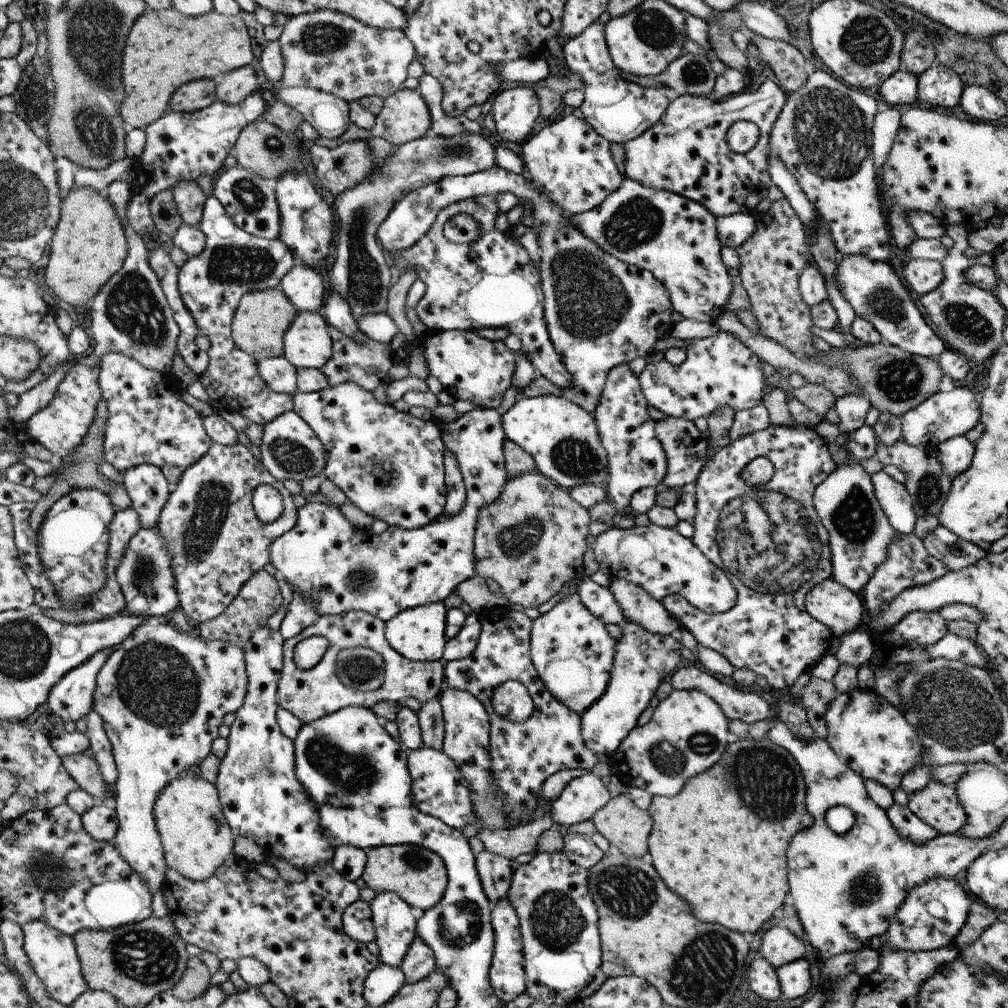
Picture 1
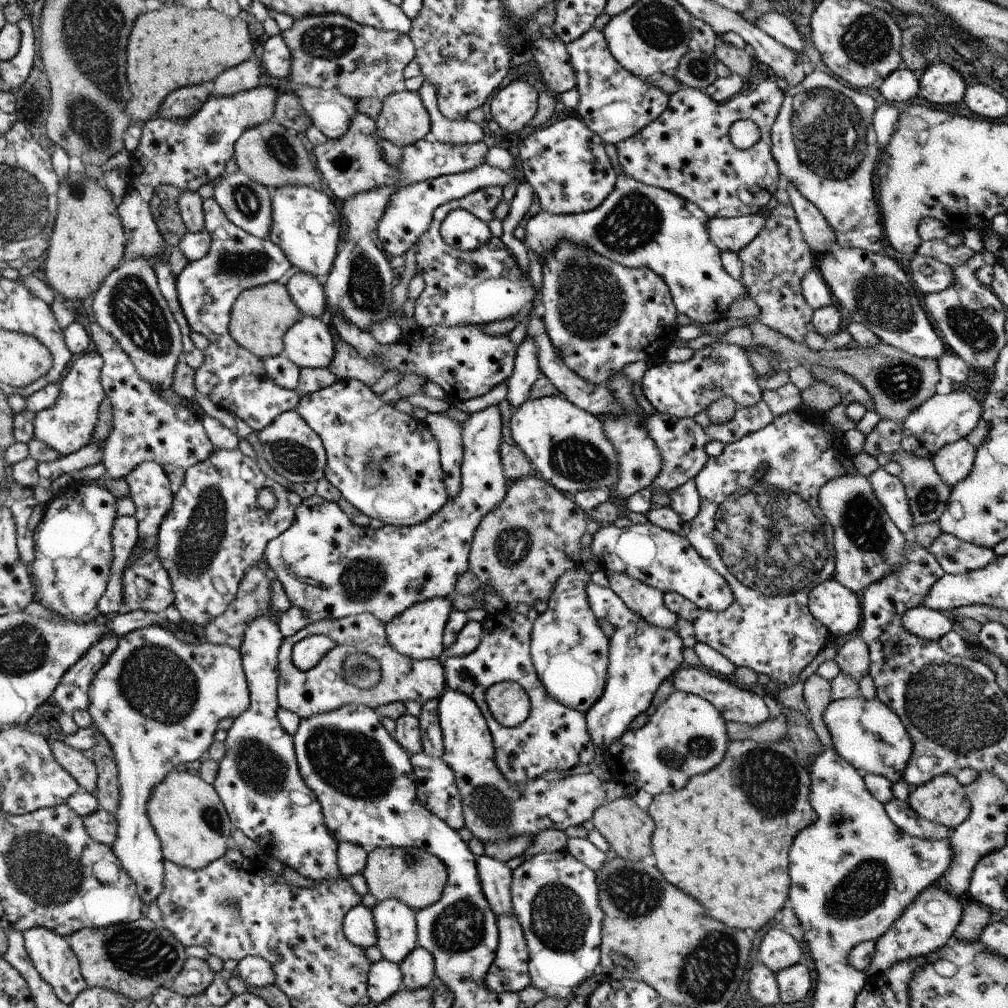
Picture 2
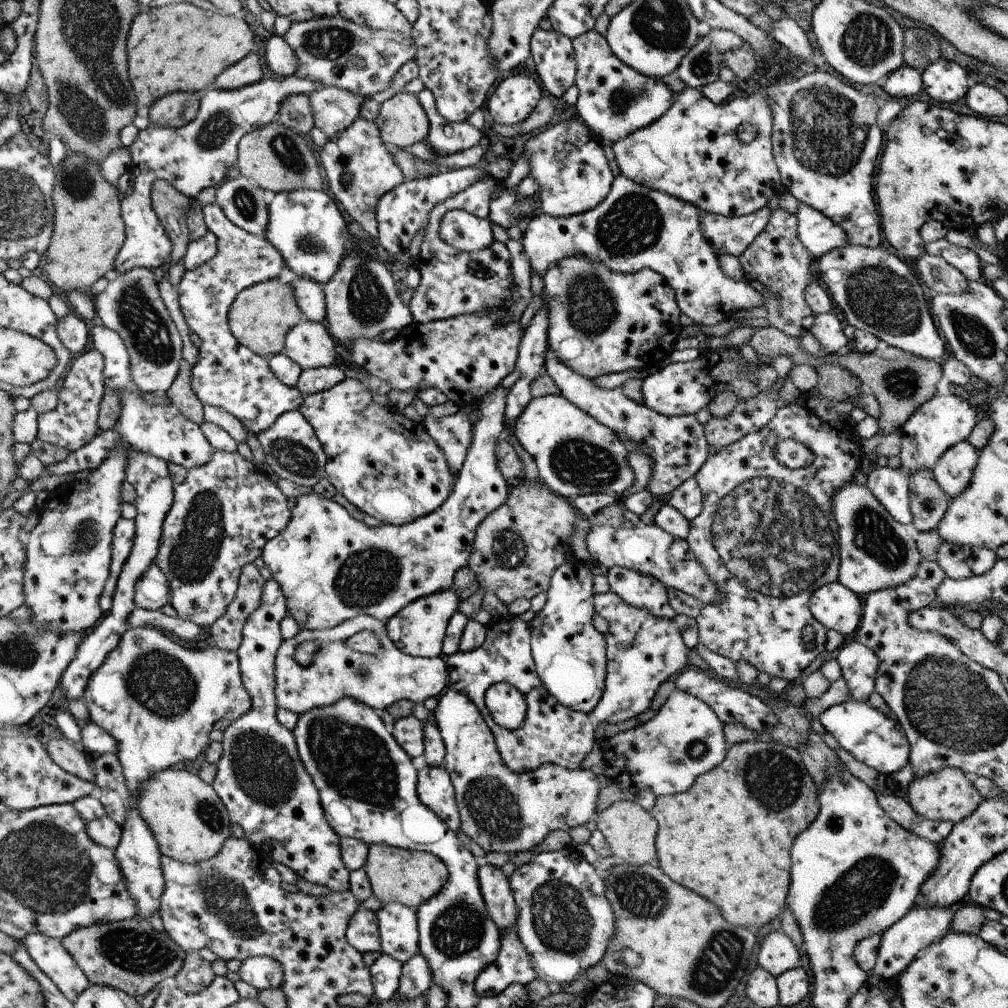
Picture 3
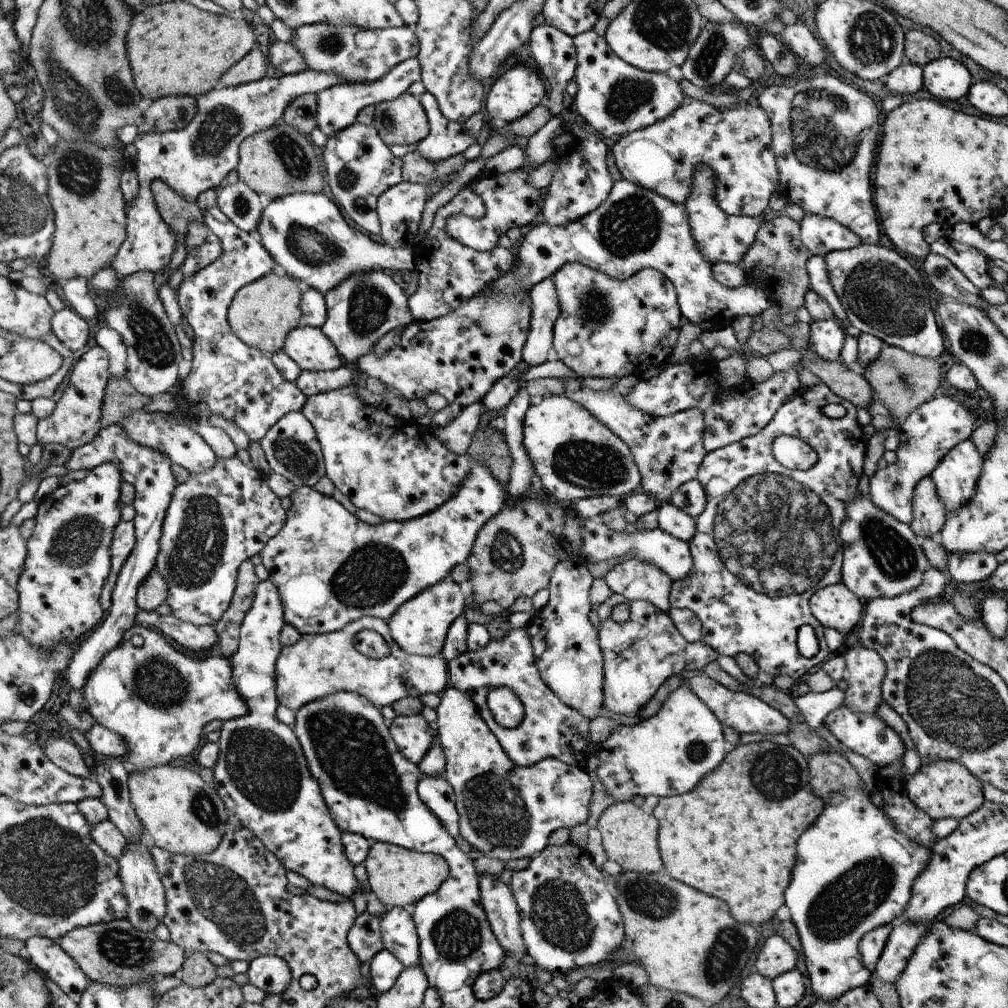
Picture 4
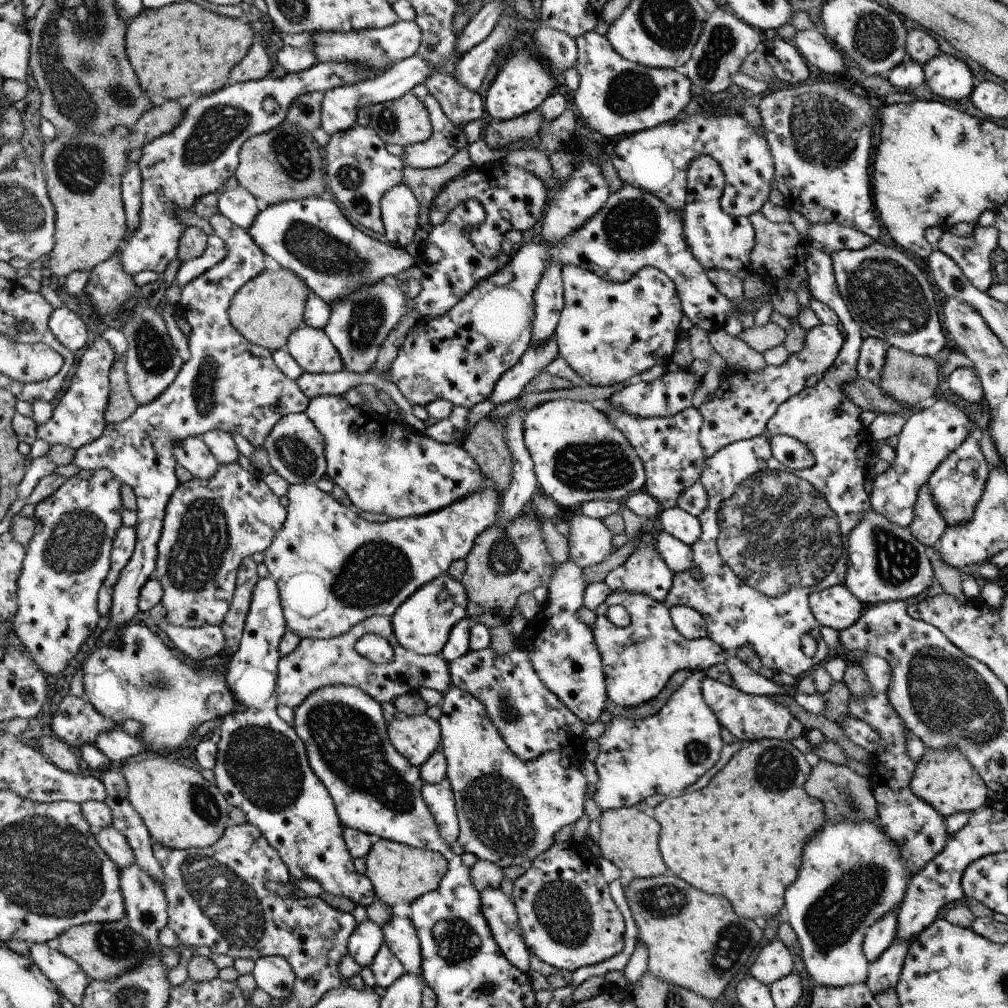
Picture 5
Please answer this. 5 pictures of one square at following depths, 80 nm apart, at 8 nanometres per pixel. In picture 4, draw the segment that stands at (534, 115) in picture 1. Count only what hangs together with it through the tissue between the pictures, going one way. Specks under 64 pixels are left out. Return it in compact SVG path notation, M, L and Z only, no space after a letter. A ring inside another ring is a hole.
M518 63L498 77L488 92L486 110L493 124L512 123L538 107L546 94L544 80Z

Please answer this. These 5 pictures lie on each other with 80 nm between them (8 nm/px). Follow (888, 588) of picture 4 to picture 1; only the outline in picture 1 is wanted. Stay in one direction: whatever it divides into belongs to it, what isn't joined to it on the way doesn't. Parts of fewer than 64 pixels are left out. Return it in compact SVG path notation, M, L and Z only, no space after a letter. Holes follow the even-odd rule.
M849 454L844 462L837 463L835 472L819 484L813 505L829 532L833 568L830 578L852 591L862 592L872 575L887 562L889 547L898 536L875 495L871 474L866 473L860 462Z

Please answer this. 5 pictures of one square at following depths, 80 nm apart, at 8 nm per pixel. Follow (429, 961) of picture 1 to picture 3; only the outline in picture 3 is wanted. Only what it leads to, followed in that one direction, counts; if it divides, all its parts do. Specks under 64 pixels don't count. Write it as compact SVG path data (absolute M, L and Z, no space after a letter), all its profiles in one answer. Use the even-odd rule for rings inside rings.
M418 952L409 961L403 963L399 987L391 1000L414 1000L423 997L432 983L428 961Z

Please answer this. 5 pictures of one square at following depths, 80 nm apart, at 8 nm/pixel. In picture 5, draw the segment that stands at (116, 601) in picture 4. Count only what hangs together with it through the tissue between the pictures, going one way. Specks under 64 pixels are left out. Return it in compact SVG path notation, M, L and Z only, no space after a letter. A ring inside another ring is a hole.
M220 213L207 218L213 235L218 236L226 246L226 258L206 270L204 274L194 278L192 282L184 284L181 289L179 304L184 308L186 320L192 332L188 337L188 347L190 358L184 362L178 378L157 400L152 403L139 406L137 410L124 422L110 423L107 425L107 432L93 444L84 446L77 451L74 464L83 470L100 471L108 468L114 476L119 477L124 484L128 484L134 490L136 498L136 522L135 532L138 534L138 542L135 544L135 553L131 557L131 563L123 569L116 584L112 602L112 616L107 619L95 639L85 650L80 658L81 669L86 664L86 657L90 651L96 652L98 648L104 646L116 646L120 640L120 630L122 630L139 612L139 593L143 591L144 584L153 578L156 568L156 560L159 558L158 545L163 530L165 511L172 497L172 494L179 489L180 481L175 469L178 467L172 448L176 440L184 440L188 436L201 436L208 430L224 430L226 433L236 432L244 436L254 449L263 448L263 441L267 439L284 416L292 413L305 413L307 411L310 398L300 390L296 381L287 378L274 363L271 351L256 345L251 345L235 326L230 323L228 308L236 292L252 280L258 277L266 269L264 264L265 253L255 244L254 238L247 230L240 228L228 220Z

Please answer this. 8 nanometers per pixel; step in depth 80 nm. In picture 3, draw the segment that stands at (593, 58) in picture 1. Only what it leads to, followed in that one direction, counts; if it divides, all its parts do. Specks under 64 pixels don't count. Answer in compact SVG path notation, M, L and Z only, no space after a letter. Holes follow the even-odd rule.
M595 29L573 38L572 44L576 63L575 85L579 88L575 104L577 116L608 144L655 123L672 108L680 94L668 84L668 80L649 77L624 64L612 52L607 37Z

